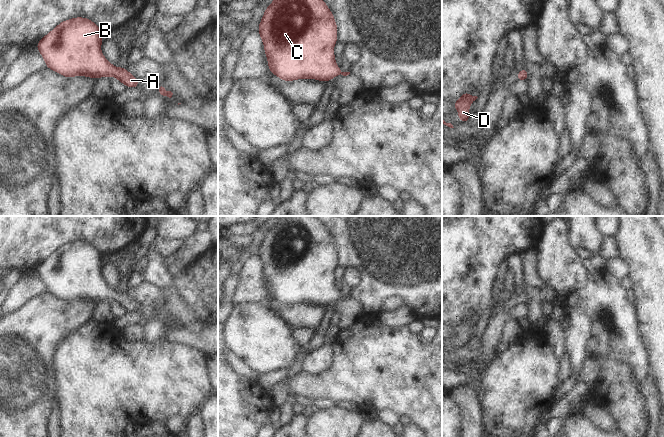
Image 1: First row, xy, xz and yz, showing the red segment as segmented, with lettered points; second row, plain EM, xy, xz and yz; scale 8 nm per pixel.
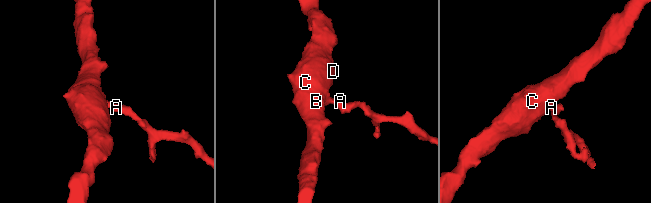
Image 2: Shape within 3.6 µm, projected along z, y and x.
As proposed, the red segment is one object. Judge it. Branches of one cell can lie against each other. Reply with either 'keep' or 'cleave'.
keep

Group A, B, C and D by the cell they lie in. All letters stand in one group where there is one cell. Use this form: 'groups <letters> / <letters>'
groups A B C D

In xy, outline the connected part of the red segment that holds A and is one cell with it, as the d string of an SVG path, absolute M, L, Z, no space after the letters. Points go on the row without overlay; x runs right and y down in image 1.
M75 241L59 247L36 268L36 272L46 286L45 291L64 301L84 300L96 304L114 300L126 311L137 312L139 305L133 298L125 291L116 292L102 278L100 271L104 264L101 256L101 252L90 243Z

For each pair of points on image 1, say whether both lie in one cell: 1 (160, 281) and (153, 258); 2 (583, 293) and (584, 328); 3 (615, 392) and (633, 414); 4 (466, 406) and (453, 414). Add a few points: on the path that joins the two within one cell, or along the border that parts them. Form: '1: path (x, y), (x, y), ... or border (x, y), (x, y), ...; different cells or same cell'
1: path (158, 275), (156, 273), (156, 264); same cell
2: border (567, 309), (579, 306), (589, 319), (592, 330); different cells
3: path (620, 397), (628, 409); same cell
4: border (452, 398), (460, 409), (462, 426); different cells

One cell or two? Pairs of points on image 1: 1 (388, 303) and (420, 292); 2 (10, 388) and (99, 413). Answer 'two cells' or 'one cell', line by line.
1: two cells
2: two cells

